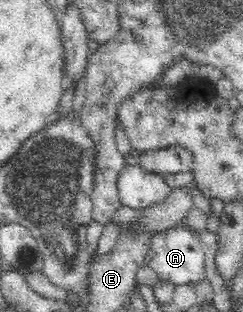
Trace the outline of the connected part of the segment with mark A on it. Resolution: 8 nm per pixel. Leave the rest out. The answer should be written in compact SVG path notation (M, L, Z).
M177 224L173 228L151 234L149 251L145 258L146 266L153 269L160 281L177 285L197 285L206 278L205 254L201 248L197 231Z

